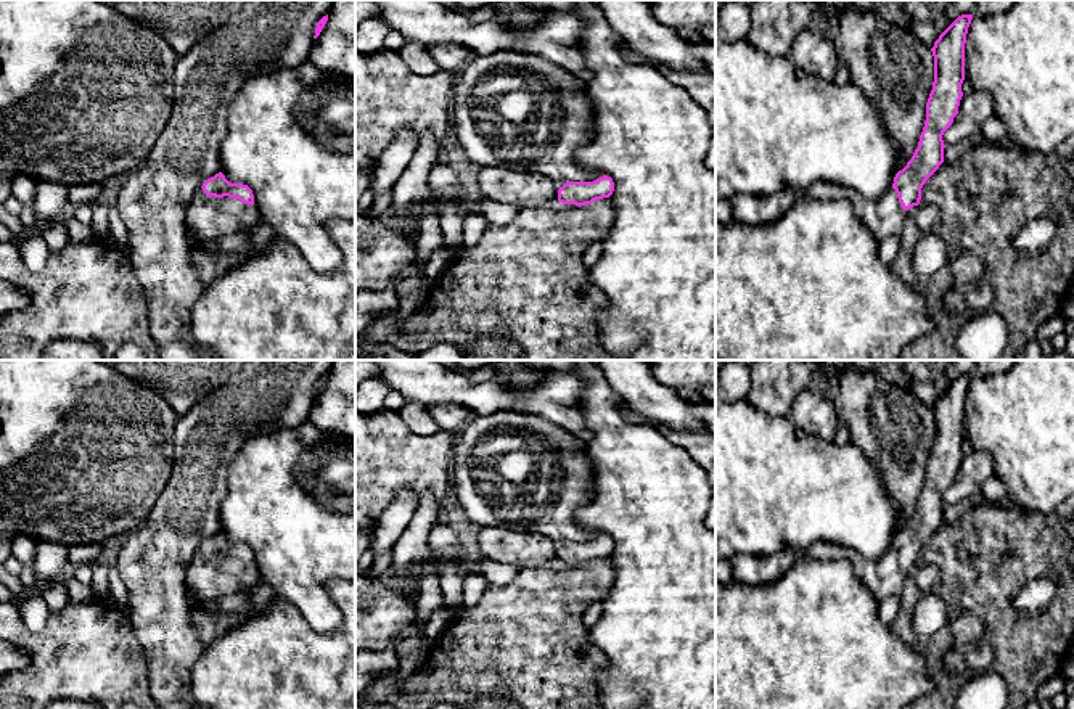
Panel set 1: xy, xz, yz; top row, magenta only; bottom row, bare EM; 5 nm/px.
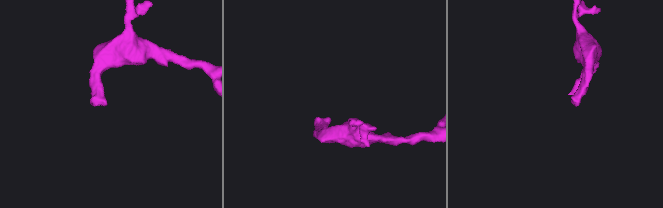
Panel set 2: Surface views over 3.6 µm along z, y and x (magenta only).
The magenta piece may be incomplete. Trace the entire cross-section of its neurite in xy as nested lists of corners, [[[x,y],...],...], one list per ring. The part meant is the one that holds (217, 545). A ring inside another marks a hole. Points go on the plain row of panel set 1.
[[[222,532],[207,539],[185,568],[185,585],[201,601],[243,592],[257,582],[252,550],[230,543]]]

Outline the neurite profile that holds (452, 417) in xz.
[[[460,404],[432,405],[429,412],[441,429],[452,434],[458,434],[474,418],[474,413]]]

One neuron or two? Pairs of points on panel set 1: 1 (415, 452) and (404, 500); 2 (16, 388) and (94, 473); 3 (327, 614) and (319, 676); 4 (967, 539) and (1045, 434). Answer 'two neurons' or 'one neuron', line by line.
1: two neurons
2: one neuron
3: two neurons
4: two neurons

